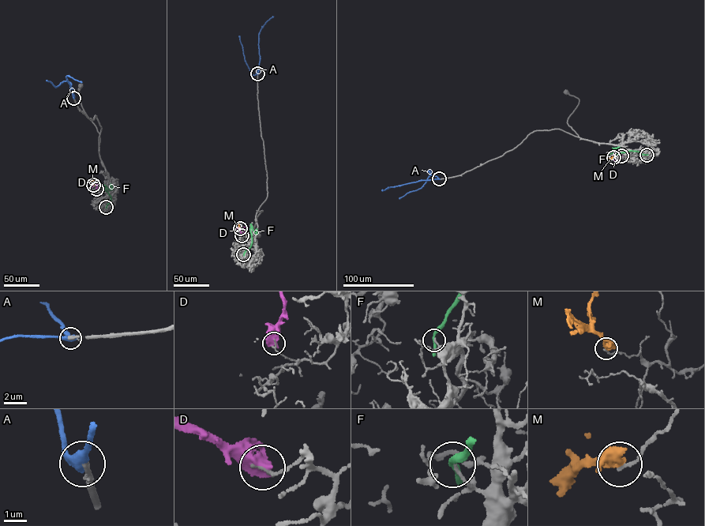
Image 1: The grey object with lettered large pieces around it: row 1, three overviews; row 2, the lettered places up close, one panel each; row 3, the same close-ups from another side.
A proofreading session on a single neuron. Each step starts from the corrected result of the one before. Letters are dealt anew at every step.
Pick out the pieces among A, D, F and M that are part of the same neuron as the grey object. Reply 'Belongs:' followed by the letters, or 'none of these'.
Belongs: A

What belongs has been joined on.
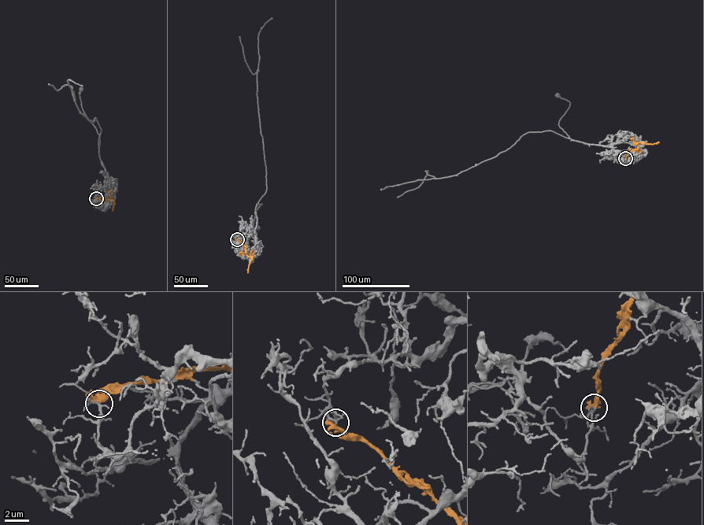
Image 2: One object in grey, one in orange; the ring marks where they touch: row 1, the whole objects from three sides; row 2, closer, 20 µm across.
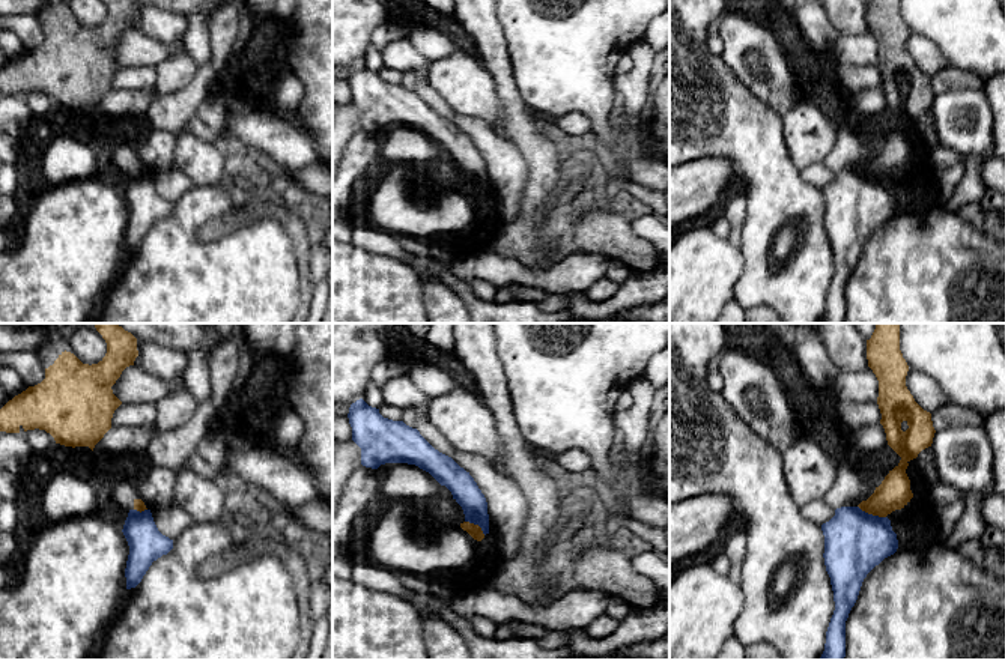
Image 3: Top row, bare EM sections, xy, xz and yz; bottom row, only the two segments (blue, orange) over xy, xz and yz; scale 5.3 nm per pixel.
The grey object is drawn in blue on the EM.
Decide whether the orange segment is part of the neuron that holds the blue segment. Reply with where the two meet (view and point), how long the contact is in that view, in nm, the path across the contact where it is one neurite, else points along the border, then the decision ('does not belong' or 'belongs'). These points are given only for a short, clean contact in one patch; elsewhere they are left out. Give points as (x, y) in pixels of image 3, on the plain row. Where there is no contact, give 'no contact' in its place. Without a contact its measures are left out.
yz (871, 178) | 170 nm | along yz (858, 169), (868, 176), (885, 181) | does not belong

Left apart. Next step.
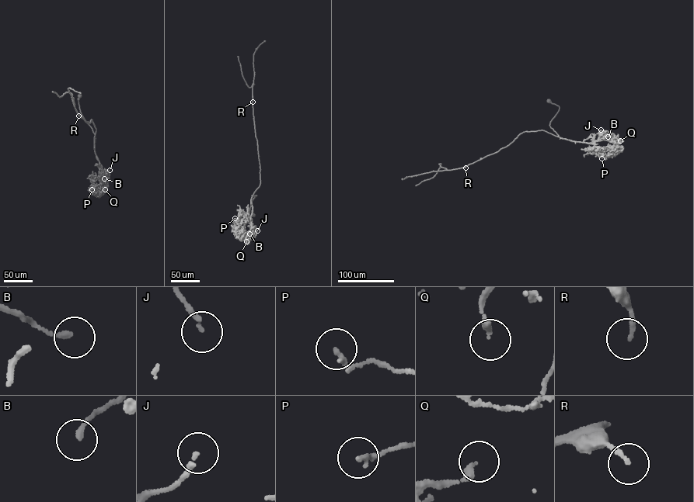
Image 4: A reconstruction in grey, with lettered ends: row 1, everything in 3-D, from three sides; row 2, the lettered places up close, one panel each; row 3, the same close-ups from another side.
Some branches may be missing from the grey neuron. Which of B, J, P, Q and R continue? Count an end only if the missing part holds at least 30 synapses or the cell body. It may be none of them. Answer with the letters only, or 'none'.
none

